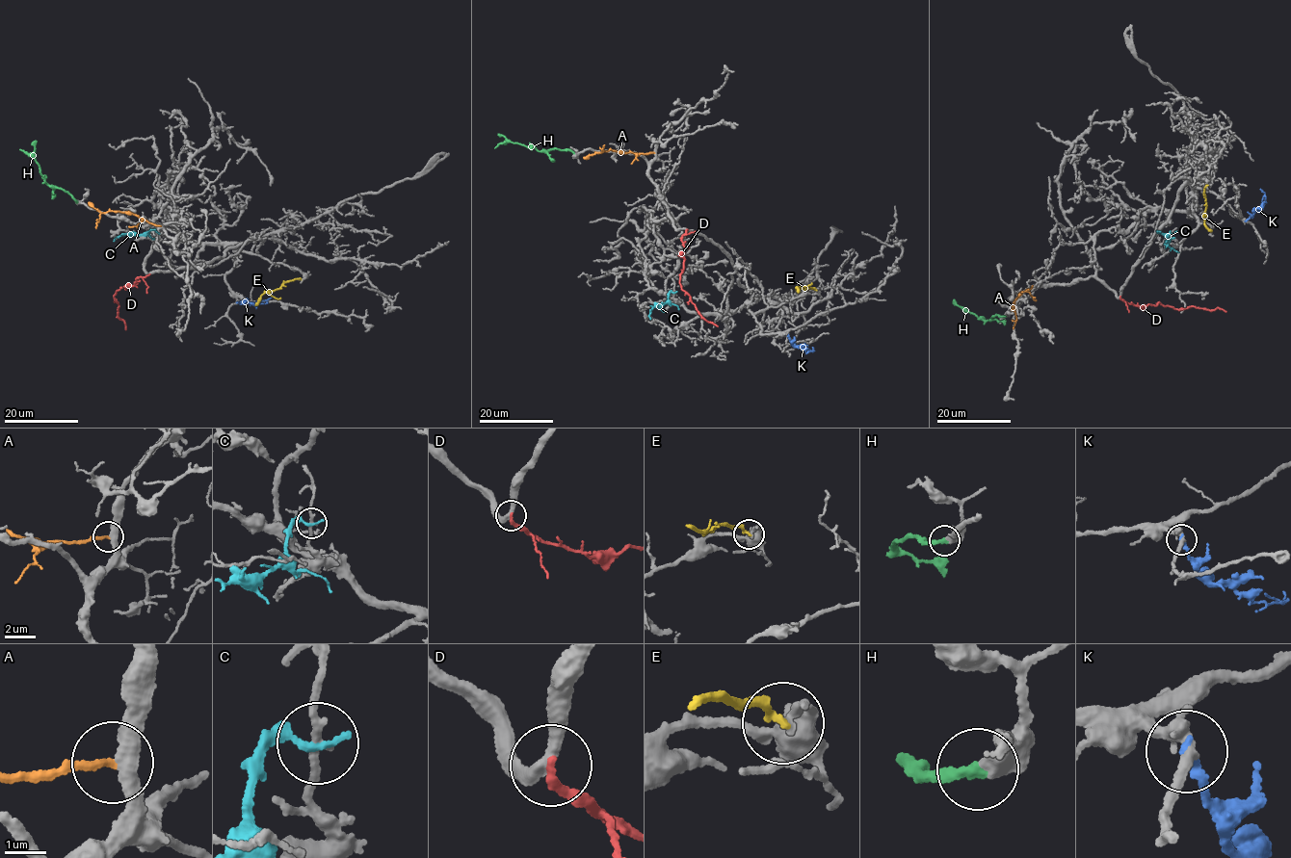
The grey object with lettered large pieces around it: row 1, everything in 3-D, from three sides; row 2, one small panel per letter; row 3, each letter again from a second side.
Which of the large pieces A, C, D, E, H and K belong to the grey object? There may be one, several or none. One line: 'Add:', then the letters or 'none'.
Add: H

